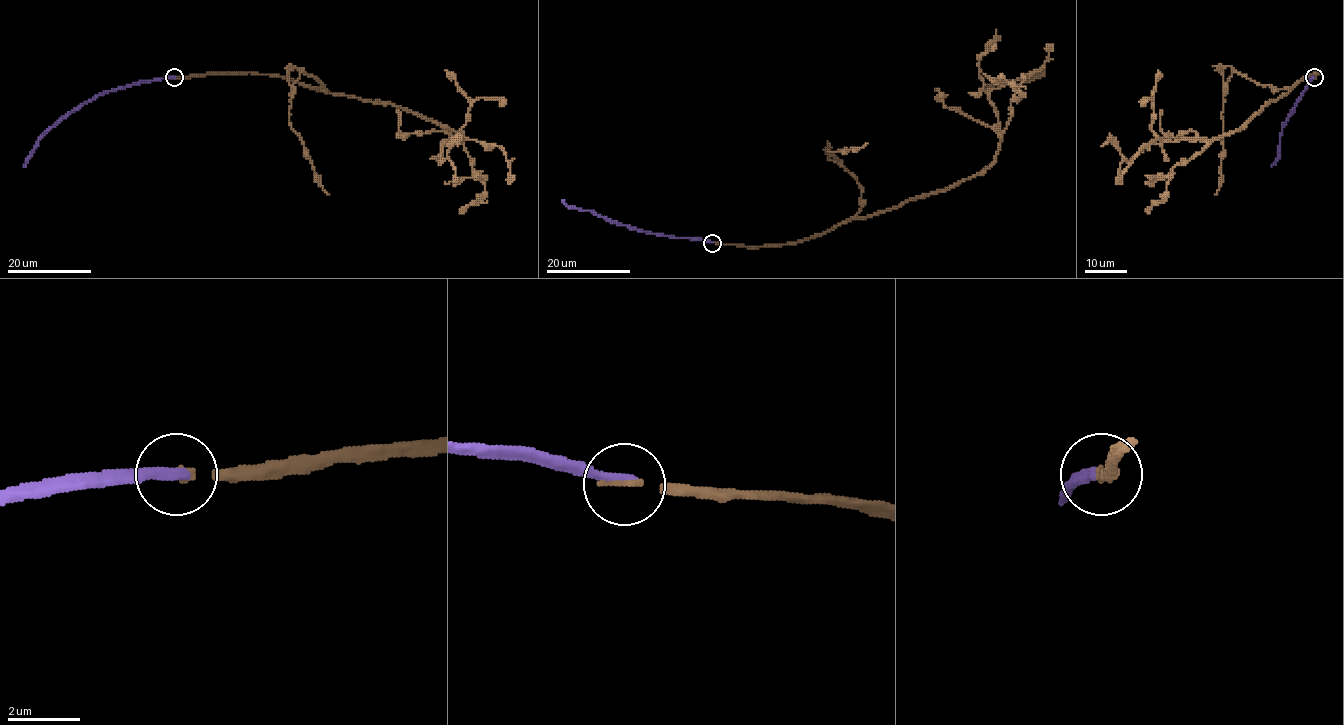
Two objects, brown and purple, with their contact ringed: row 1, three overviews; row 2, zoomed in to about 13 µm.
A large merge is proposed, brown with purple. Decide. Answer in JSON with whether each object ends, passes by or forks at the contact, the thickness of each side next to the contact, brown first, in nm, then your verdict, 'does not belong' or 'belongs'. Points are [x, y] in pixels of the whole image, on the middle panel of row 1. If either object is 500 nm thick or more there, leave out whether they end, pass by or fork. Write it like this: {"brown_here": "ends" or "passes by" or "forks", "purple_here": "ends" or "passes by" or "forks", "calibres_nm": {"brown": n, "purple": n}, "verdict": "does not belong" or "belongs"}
{"brown_here": "ends", "purple_here": "ends", "calibres_nm": {"brown": 240, "purple": 280}, "verdict": "belongs"}

